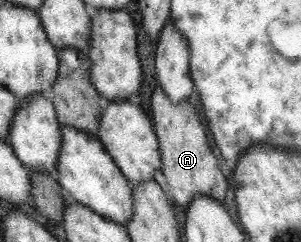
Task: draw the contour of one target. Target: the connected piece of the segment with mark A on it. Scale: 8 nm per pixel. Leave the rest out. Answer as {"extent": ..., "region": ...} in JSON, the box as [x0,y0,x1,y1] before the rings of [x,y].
{"extent":[150,85,224,211],"region":[[[155,85],[150,98],[150,108],[154,122],[154,132],[157,133],[158,148],[161,152],[162,173],[170,188],[172,200],[178,204],[180,211],[186,210],[193,200],[194,194],[210,196],[212,200],[224,200],[224,174],[218,170],[218,162],[208,148],[208,138],[204,134],[204,126],[200,124],[197,114],[190,114],[188,98],[176,104],[170,102],[160,86]]]}

